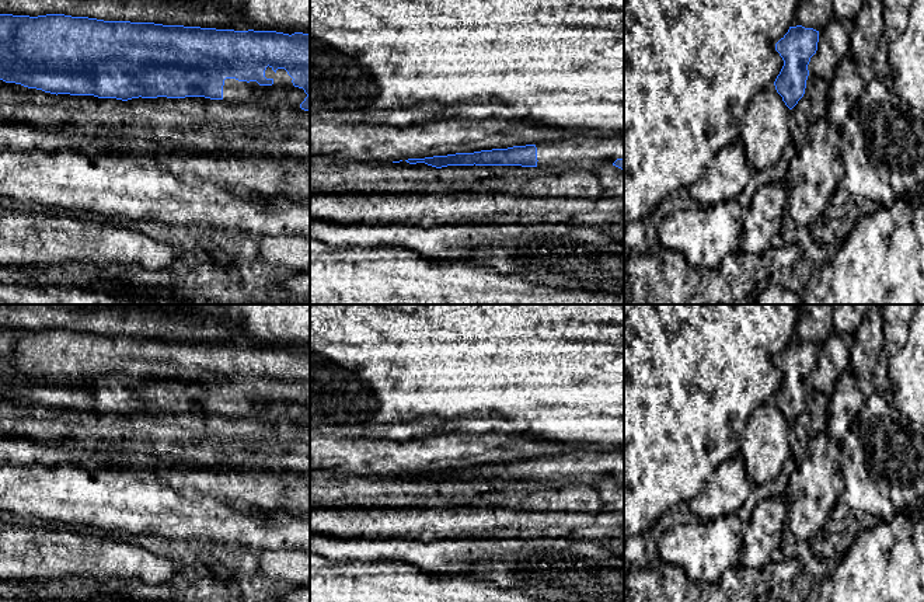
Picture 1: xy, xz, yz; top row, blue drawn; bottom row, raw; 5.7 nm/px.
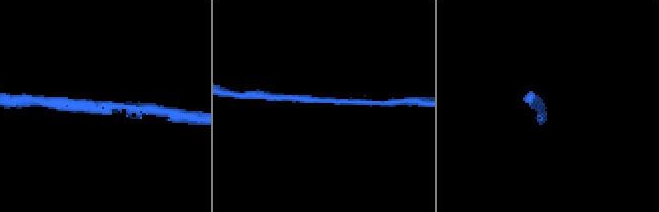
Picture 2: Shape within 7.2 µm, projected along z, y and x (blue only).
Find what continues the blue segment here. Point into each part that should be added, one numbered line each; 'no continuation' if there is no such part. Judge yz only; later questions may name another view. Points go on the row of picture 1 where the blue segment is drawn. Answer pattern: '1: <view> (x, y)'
no continuation

